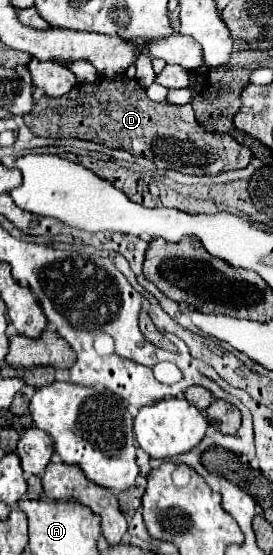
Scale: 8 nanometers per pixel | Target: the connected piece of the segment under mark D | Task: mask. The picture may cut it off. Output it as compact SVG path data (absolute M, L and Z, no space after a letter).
M100 75L94 83L78 83L62 97L44 95L24 121L40 137L78 137L104 143L110 149L124 149L134 157L146 157L160 169L174 169L188 175L218 175L222 171L242 169L252 159L250 149L228 133L206 131L196 121L190 103L154 103L148 99L146 89L126 75Z

